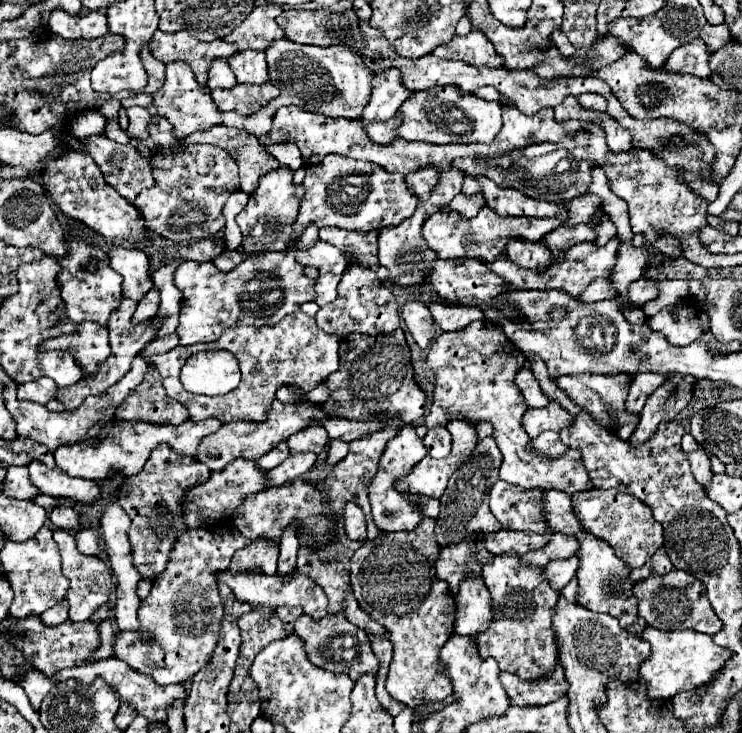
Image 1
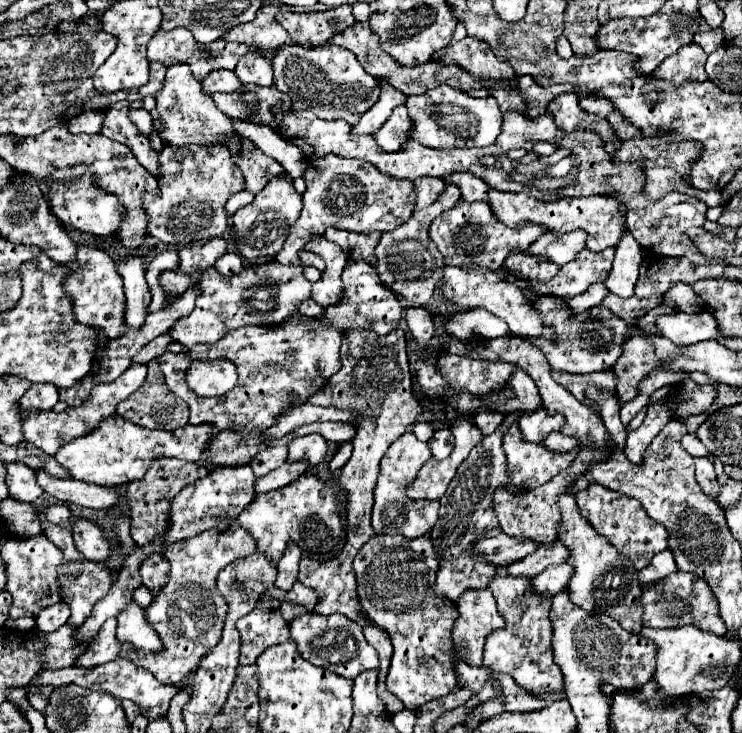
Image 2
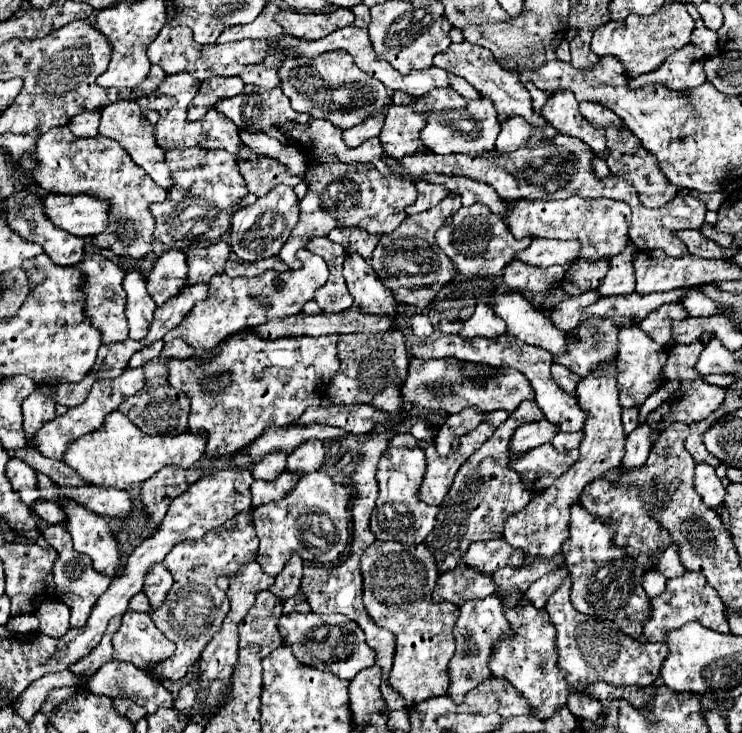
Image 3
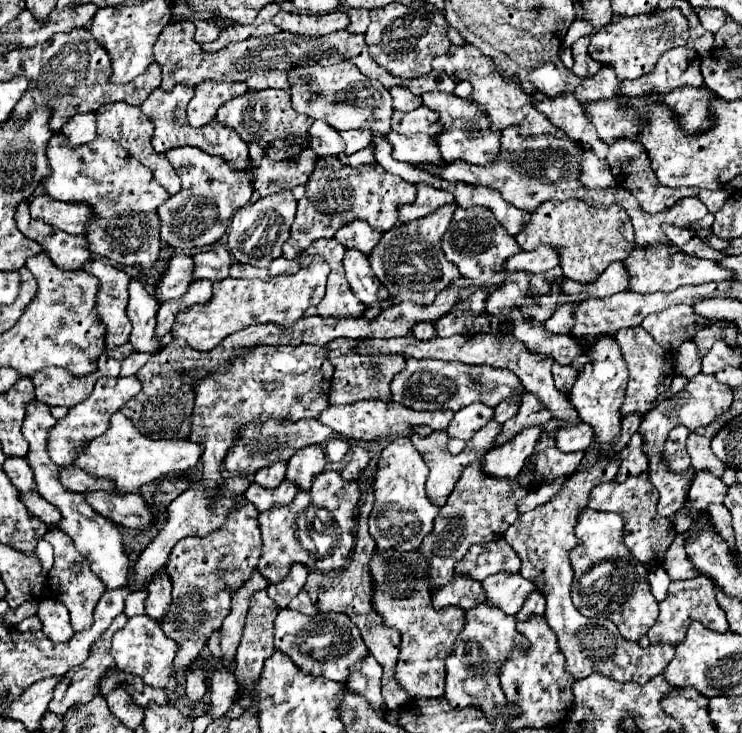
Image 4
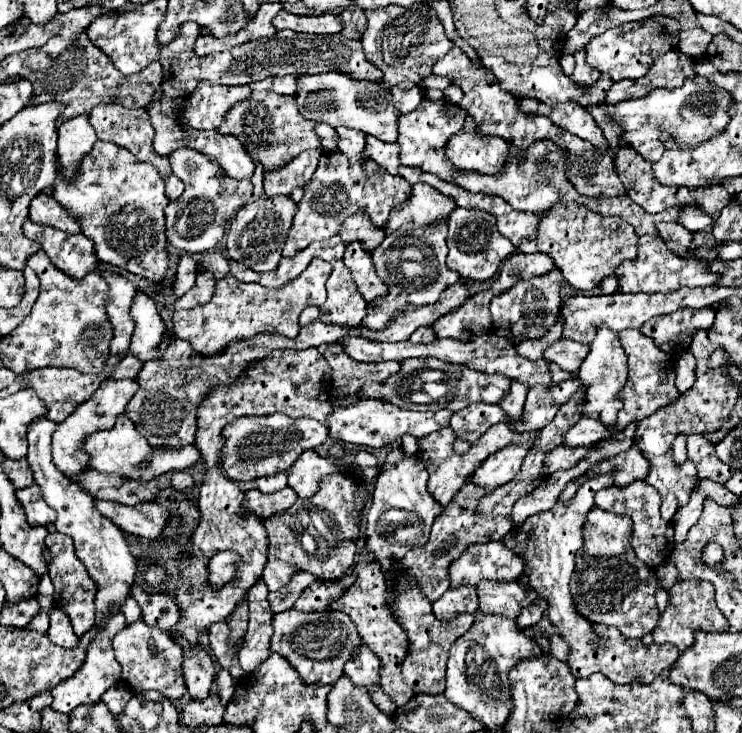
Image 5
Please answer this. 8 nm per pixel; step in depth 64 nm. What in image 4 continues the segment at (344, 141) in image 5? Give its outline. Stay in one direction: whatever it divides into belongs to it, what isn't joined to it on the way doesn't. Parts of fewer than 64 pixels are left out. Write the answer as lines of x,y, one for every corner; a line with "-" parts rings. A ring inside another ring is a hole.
348,130
348,132
340,132
340,136
346,142
346,152
358,152
362,148
366,148
372,140
372,130

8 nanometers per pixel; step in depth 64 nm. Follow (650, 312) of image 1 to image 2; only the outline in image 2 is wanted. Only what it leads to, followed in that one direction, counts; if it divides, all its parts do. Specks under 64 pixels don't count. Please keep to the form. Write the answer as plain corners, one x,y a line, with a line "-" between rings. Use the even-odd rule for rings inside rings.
676,284
672,286
666,294
664,294
662,306
676,306
684,312
698,312
704,308
704,304
700,304
700,296
696,296
696,292
692,292
690,284

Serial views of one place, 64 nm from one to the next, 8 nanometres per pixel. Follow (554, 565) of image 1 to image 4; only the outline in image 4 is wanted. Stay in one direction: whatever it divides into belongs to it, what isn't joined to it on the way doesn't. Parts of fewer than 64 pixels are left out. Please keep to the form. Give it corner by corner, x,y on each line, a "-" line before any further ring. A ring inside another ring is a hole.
538,588
528,594
528,598
526,598
522,610
516,614
516,618
518,620
524,620
524,616
530,616
532,612
536,612
536,614
542,614
544,612
544,594

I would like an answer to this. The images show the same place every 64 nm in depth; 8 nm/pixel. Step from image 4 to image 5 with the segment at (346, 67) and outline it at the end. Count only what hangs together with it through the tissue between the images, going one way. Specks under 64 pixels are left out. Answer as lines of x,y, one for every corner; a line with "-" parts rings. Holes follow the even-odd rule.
324,72
324,74
300,74
298,78
298,94
296,102
304,104
304,112
308,112
308,118
314,122
326,122
334,128
346,126
362,130
364,134
376,136
384,142
394,142
396,132
396,120
398,112
392,104
390,88
382,82
368,82
368,80
352,80
344,72

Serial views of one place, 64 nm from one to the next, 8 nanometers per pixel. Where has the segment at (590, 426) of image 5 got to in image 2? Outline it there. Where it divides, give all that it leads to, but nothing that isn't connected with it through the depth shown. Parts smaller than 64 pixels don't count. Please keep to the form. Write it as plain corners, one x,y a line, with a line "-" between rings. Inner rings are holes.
550,432
540,444
546,446
548,450
552,450
552,452
568,452
568,450
572,450
572,448
578,446
576,440
566,438
566,436
560,434
560,432

